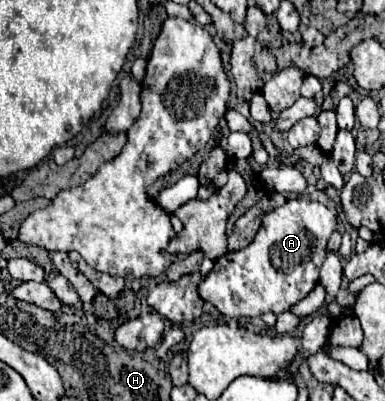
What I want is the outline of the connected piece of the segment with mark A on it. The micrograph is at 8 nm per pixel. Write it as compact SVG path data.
M289 198L283 206L263 216L261 228L255 240L237 252L227 252L215 260L213 270L199 284L199 296L211 302L223 316L261 316L263 312L285 312L297 300L303 300L319 282L319 268L327 256L327 242L337 226L337 216L329 212L321 202L309 198Z

